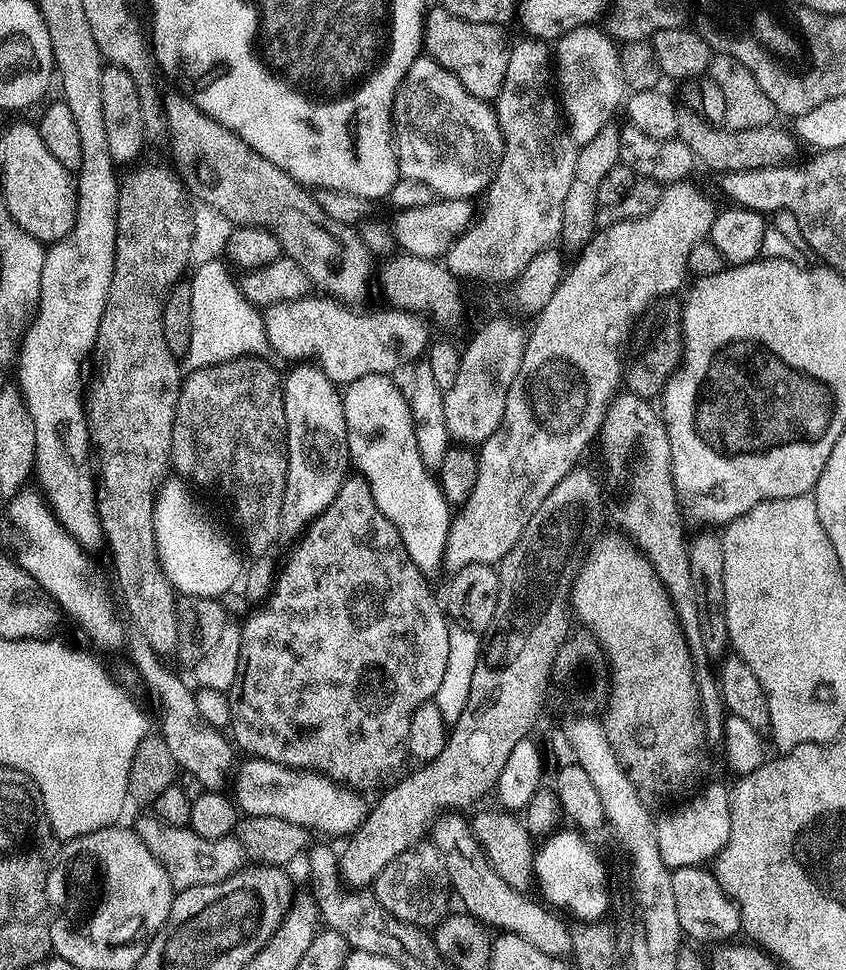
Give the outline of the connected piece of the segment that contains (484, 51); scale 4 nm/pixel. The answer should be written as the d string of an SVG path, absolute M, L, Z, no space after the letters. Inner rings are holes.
M439 6L429 7L424 17L423 51L437 60L474 98L495 102L502 90L502 78L506 78L506 62L510 62L510 39L499 24L466 22L450 10Z

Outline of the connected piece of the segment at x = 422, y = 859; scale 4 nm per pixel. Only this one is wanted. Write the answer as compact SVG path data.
M421 842L413 848L402 850L402 854L398 854L398 858L394 858L386 870L382 870L382 874L378 874L374 895L386 910L390 910L390 914L394 914L394 918L412 924L415 928L435 929L450 912L450 885L442 854L431 842Z

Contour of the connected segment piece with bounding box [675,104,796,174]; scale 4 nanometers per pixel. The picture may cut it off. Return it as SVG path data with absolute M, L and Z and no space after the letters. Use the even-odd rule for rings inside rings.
M677 105L675 110L677 129L675 139L689 147L693 159L700 165L706 166L716 174L736 172L739 169L758 169L766 166L783 164L793 156L795 137L786 133L777 125L755 127L754 130L733 131L722 126L712 125L702 119L688 105Z

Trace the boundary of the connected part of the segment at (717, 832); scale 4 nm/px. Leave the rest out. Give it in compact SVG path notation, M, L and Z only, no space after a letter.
M705 783L687 802L657 815L655 822L658 854L670 870L707 865L730 838L729 785Z

